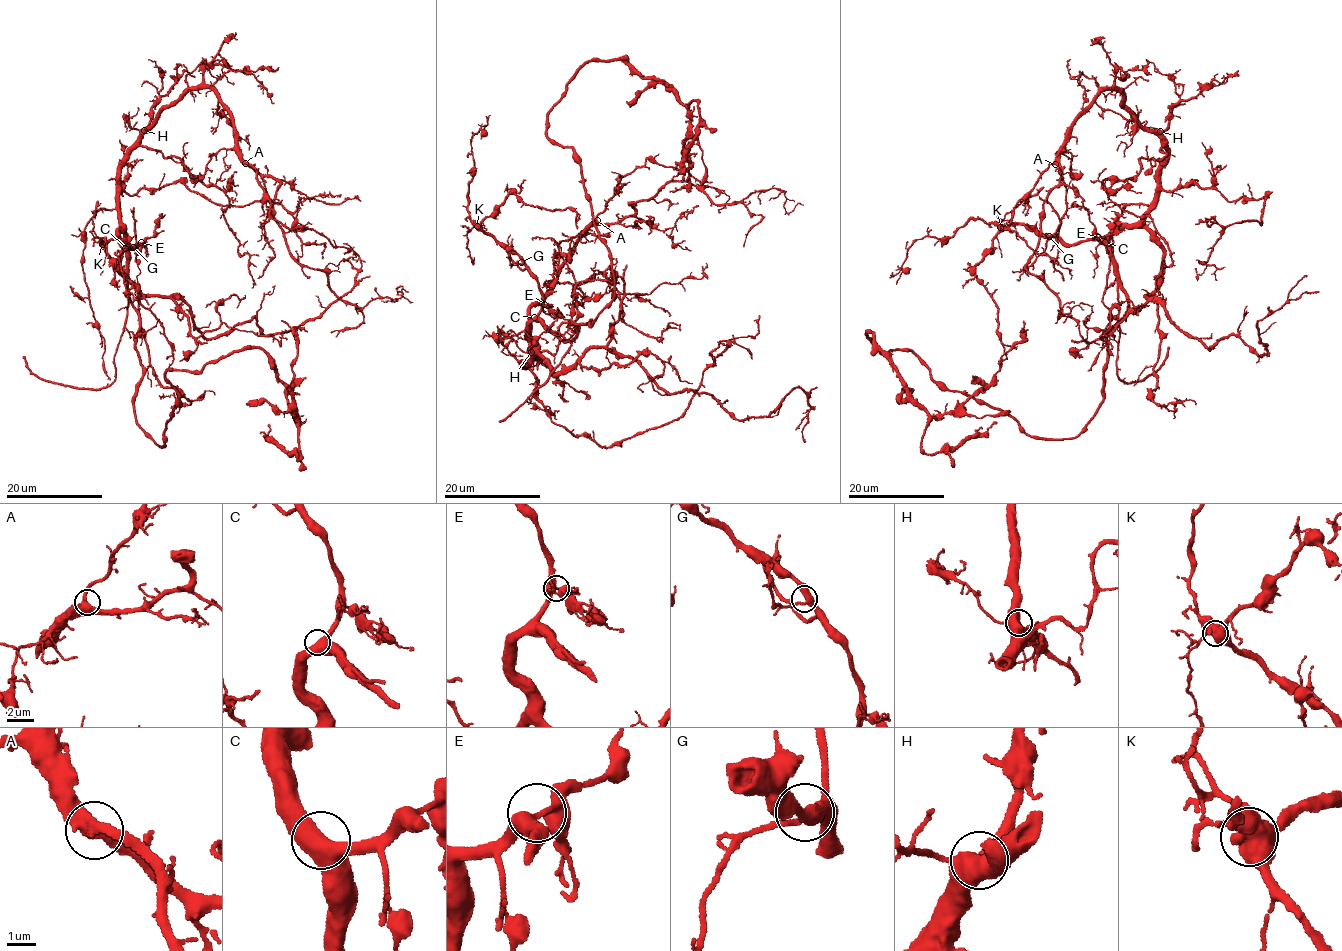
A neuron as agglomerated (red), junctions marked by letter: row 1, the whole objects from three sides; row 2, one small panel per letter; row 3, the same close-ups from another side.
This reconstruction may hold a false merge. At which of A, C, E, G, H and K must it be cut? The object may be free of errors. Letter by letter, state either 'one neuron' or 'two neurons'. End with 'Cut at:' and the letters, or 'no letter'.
A: one neuron
C: one neuron
E: one neuron
G: one neuron
H: one neuron
K: one neuron
Cut at: no letter

